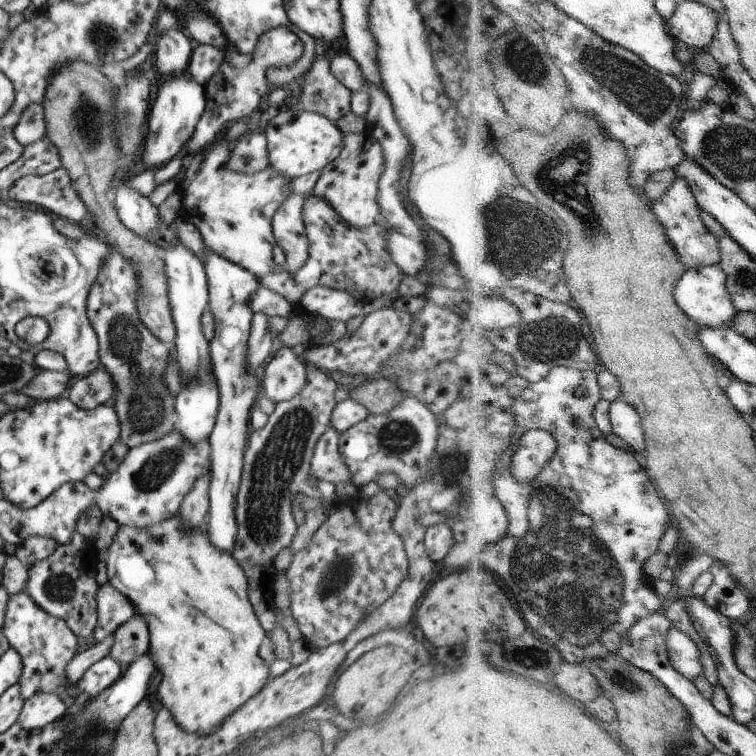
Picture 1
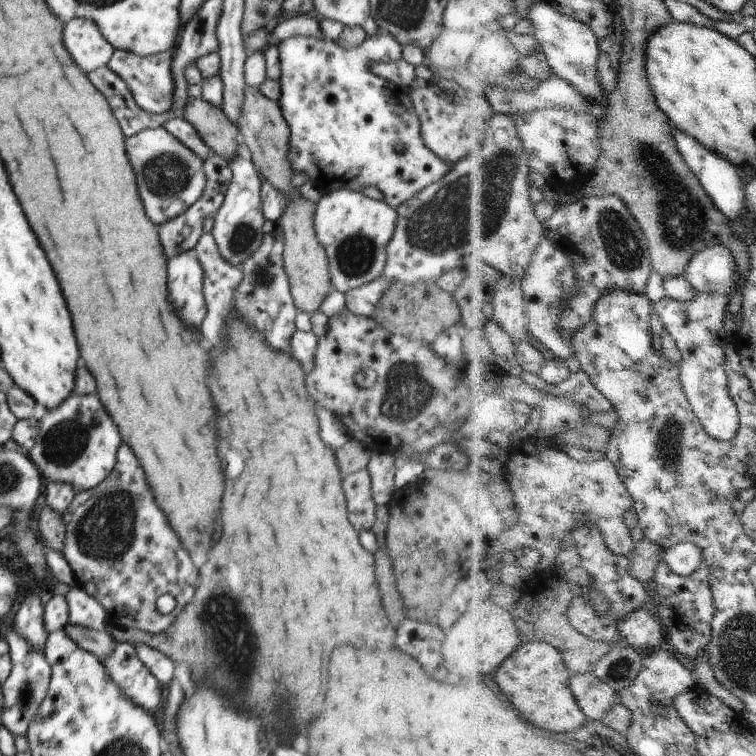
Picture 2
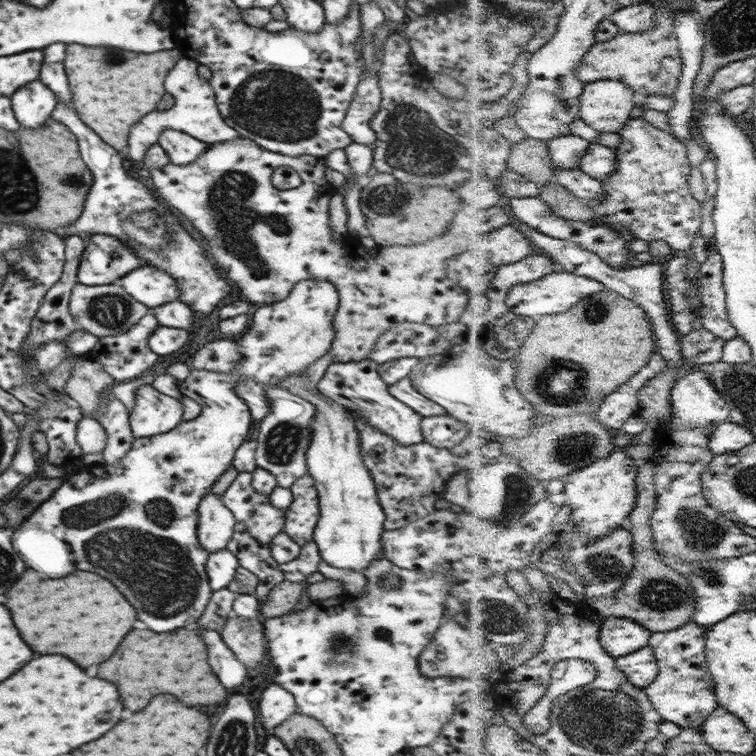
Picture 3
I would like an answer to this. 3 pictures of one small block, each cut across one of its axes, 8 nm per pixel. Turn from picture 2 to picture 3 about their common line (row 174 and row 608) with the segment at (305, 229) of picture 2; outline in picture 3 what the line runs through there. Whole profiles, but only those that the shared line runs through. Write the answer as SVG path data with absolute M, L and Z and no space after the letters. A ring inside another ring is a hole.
M284 580L273 586L265 602L260 604L260 613L269 619L291 612L308 585L307 581L295 583Z

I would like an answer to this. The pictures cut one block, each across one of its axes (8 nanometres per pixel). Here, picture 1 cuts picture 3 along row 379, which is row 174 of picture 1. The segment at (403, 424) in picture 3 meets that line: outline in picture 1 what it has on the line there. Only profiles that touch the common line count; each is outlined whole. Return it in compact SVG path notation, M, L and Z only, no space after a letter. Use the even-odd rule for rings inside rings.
M368 130L360 134L343 134L343 138L342 152L321 170L312 193L324 196L348 226L366 228L380 219L377 196L378 182L384 174L384 150Z

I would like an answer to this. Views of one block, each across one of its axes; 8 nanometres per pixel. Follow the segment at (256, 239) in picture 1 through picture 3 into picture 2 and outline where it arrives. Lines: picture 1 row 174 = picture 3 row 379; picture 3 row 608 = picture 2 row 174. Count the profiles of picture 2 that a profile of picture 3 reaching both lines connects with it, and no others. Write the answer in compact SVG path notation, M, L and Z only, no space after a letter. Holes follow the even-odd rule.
M163 126L158 127L158 130L148 130L148 134L144 129L140 134L126 138L126 154L136 172L138 192L144 202L146 214L154 224L164 224L180 216L202 196L207 183L203 160Z

